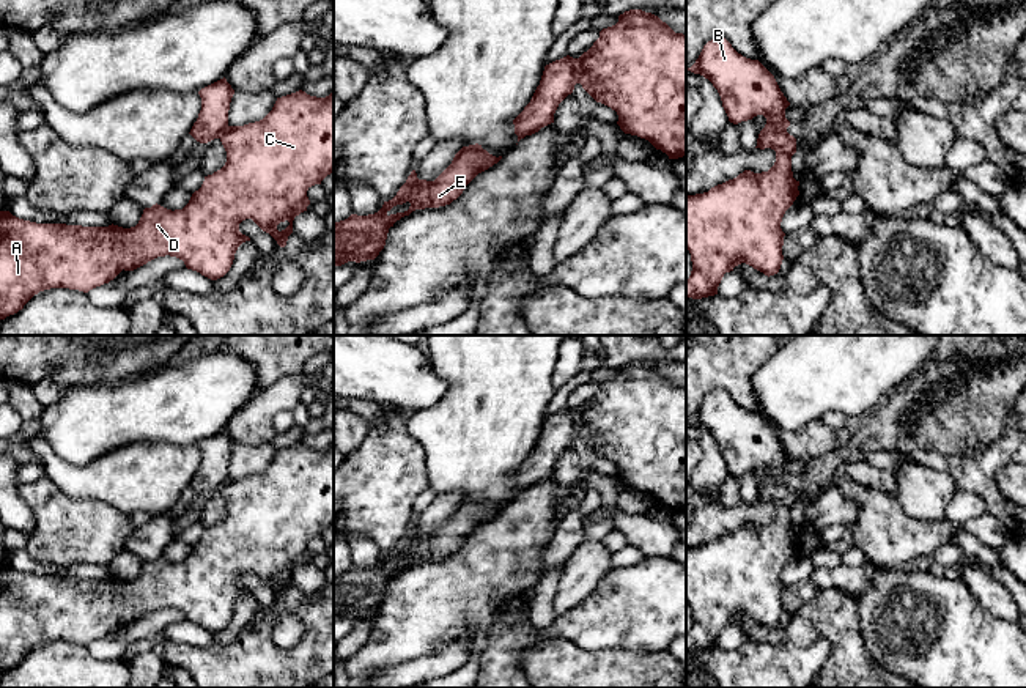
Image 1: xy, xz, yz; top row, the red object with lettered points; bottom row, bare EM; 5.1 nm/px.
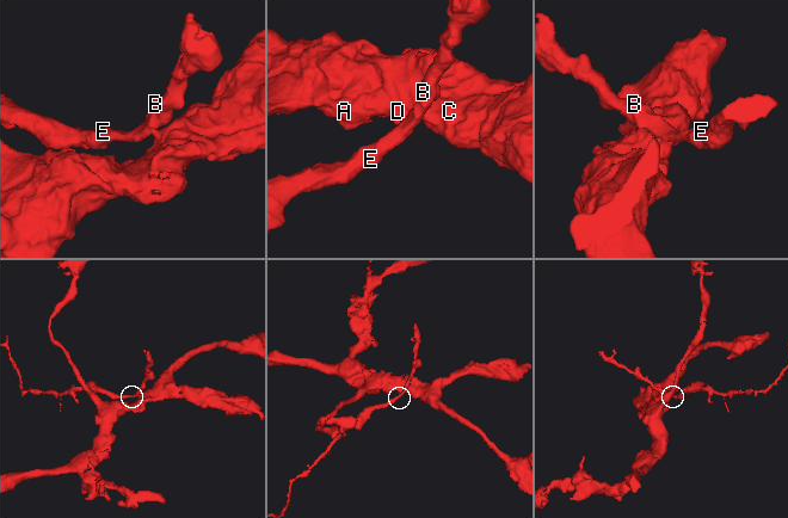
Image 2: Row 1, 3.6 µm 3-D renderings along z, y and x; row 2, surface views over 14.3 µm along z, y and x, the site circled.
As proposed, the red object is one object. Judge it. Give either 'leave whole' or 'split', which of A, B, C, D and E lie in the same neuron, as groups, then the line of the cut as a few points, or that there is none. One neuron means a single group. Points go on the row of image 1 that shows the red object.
split; groups A C D / B E; cut xz (575, 59), (579, 82)

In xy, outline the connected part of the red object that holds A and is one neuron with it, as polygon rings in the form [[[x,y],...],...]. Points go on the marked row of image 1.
[[[302,90],[277,98],[263,120],[244,126],[227,126],[219,139],[227,151],[227,162],[220,170],[205,176],[189,203],[175,211],[157,203],[145,208],[138,224],[131,228],[113,224],[109,227],[36,224],[19,219],[9,211],[0,211],[0,320],[22,310],[39,291],[69,288],[88,293],[113,280],[123,269],[134,271],[165,255],[176,257],[187,269],[217,280],[230,271],[238,247],[250,241],[239,231],[239,224],[245,219],[252,219],[280,247],[285,247],[293,233],[294,217],[307,211],[310,205],[307,190],[321,184],[334,172],[334,90],[326,98],[310,96]]]

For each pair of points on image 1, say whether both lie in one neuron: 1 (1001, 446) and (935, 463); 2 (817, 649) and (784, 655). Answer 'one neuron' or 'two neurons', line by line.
1: one neuron
2: one neuron

